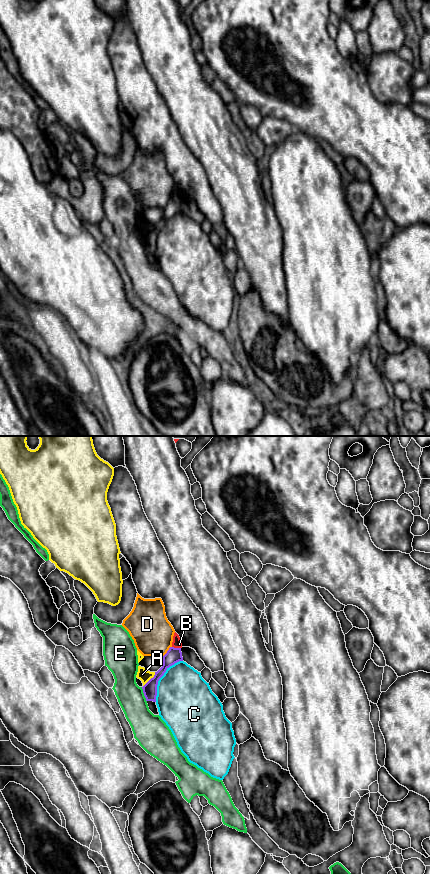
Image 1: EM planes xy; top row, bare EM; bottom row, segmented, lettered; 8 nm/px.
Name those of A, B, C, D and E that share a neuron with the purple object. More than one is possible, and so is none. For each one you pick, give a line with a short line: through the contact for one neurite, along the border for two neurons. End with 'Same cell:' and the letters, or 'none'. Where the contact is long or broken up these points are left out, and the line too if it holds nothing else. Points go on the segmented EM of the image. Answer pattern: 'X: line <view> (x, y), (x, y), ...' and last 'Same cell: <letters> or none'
Same cell: none

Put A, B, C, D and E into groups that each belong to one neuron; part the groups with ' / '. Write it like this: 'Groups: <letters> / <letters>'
Groups: A / B / C / D / E

